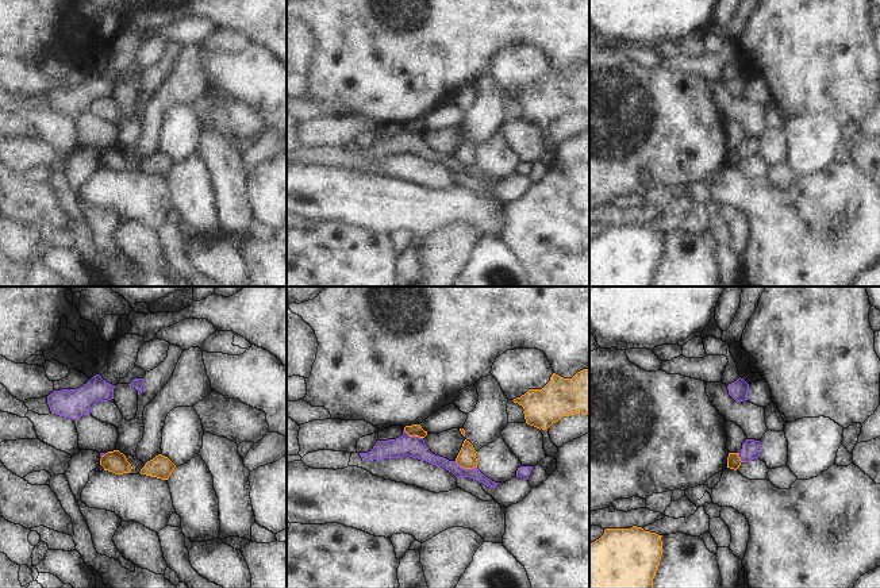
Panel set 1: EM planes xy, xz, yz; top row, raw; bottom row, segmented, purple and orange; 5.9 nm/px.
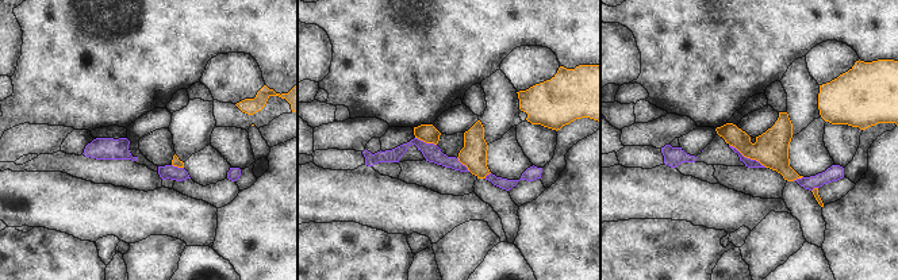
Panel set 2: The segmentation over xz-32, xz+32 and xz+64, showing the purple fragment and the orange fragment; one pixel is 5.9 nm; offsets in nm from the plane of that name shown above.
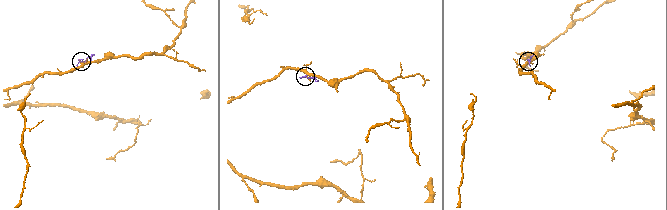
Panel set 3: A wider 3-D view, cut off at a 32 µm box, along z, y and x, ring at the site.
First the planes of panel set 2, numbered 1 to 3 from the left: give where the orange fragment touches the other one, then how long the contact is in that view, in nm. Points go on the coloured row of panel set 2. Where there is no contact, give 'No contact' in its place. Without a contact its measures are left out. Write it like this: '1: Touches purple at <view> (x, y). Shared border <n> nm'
1: Touches purple at xz-32 (176, 167). Shared border 80 nm
2: Touches purple at xz+32 (425, 142). Shared border 140 nm
3: Touches purple at xz+64 (748, 158). Shared border 260 nm

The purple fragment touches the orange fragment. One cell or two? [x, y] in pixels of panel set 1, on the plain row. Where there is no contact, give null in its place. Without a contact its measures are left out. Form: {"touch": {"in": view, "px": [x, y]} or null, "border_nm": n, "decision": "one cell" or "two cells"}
{"touch": {"in": "xz", "px": [465, 166]}, "border_nm": 140, "decision": "two cells"}

